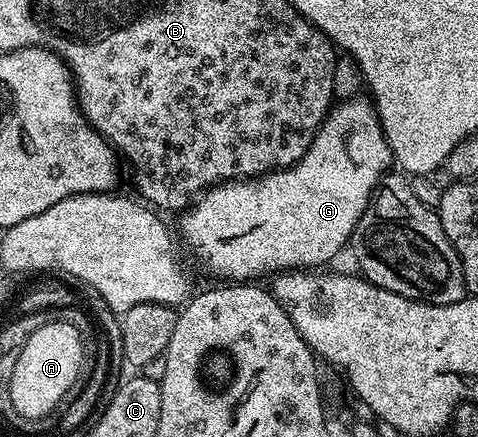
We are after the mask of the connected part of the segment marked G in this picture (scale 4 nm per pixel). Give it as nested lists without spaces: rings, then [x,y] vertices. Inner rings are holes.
[[[366,98],[344,100],[326,113],[312,146],[308,146],[304,158],[297,160],[293,168],[268,172],[261,178],[228,180],[206,189],[177,217],[176,232],[181,243],[185,247],[187,244],[195,258],[203,260],[207,270],[222,282],[254,282],[259,279],[257,276],[270,278],[291,270],[318,270],[349,245],[351,234],[372,202],[374,189],[391,168],[390,147],[373,103]]]

